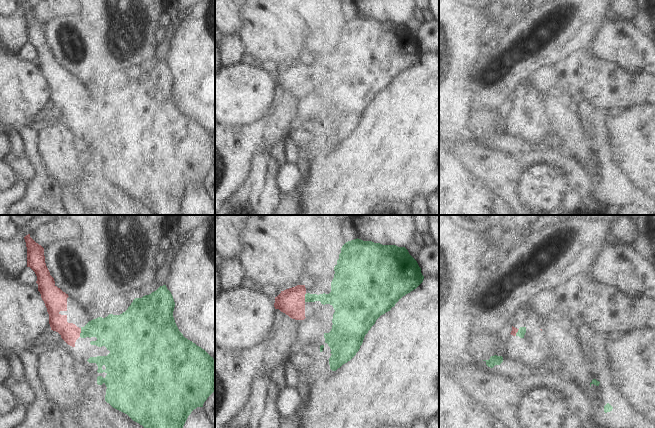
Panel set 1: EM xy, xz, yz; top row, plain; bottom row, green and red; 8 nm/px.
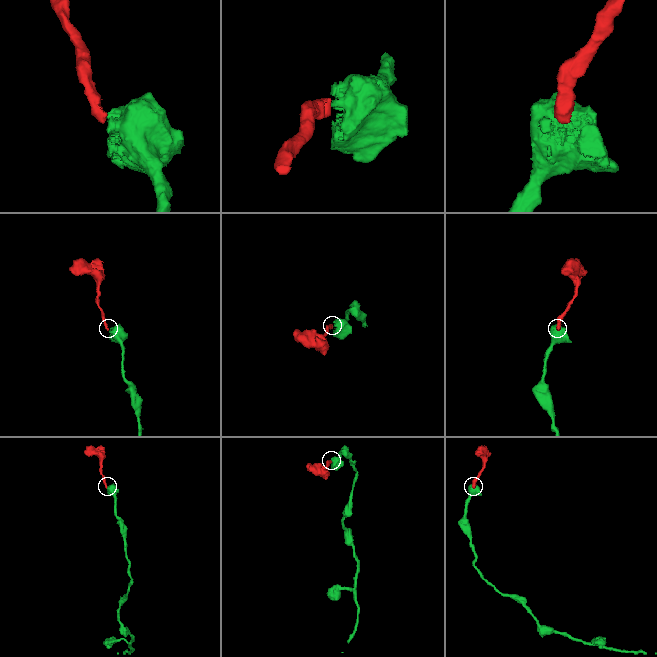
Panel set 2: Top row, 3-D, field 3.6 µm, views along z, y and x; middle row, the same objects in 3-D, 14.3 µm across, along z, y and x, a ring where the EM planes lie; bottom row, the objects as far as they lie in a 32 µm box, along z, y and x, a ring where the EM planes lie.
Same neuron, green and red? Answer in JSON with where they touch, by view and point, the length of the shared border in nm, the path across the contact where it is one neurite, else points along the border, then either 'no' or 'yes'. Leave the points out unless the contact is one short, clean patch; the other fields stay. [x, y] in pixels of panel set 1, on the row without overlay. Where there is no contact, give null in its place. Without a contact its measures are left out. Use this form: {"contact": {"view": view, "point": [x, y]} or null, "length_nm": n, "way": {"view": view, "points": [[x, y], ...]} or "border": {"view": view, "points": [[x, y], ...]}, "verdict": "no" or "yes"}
{"contact": {"view": "xy", "point": [81, 108]}, "length_nm": 70, "way": {"view": "xy", "points": [[112, 105], [90, 105], [81, 108], [69, 108]]}, "verdict": "yes"}

